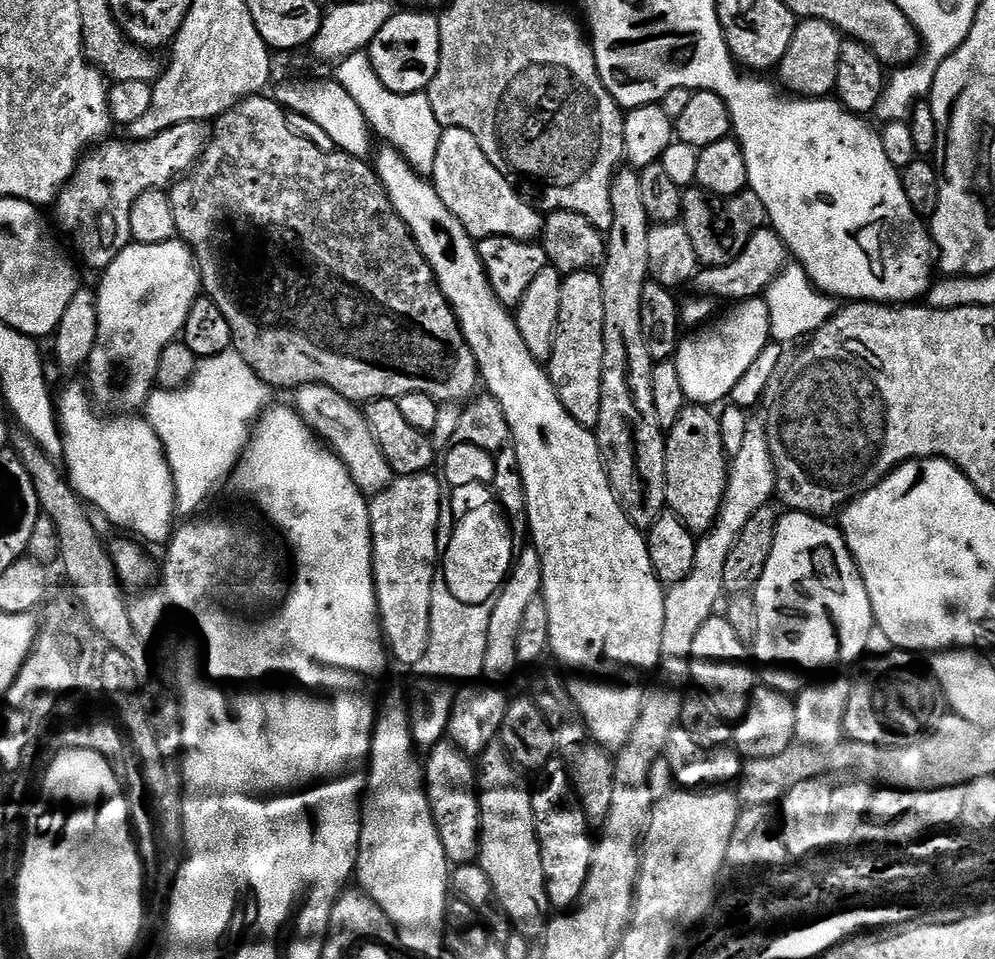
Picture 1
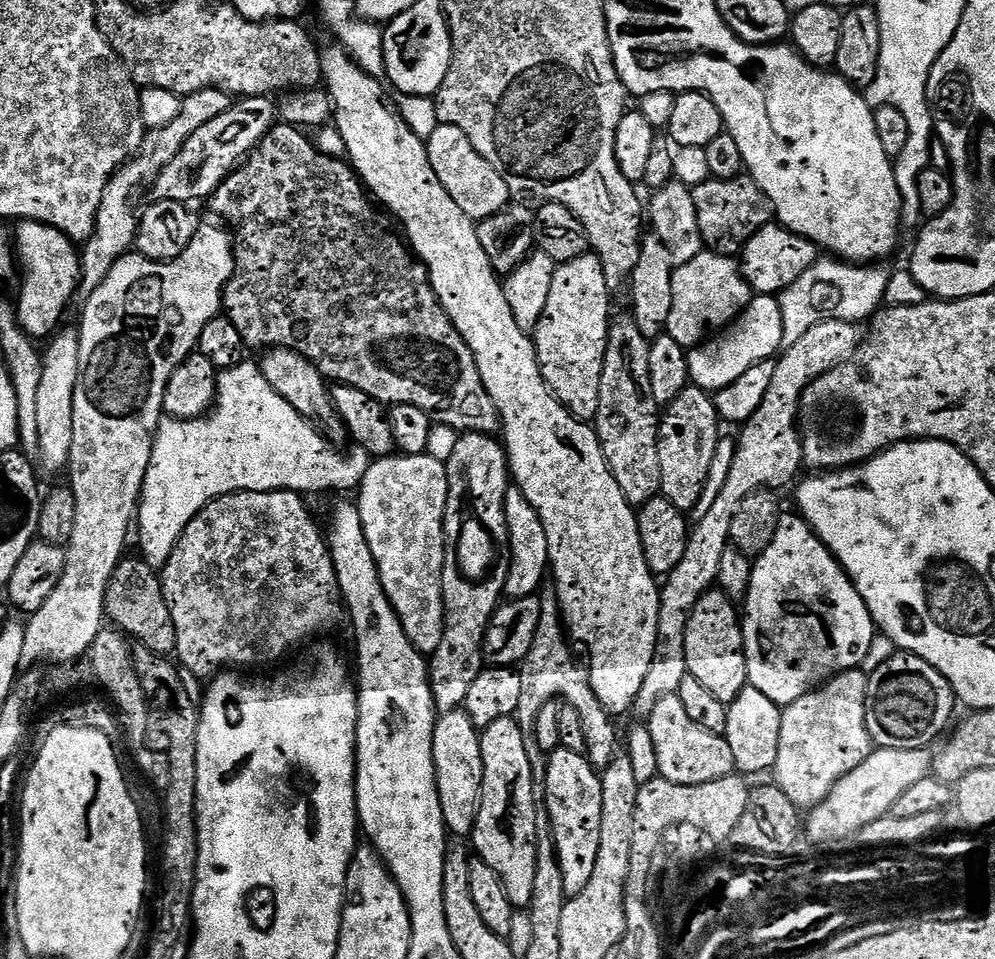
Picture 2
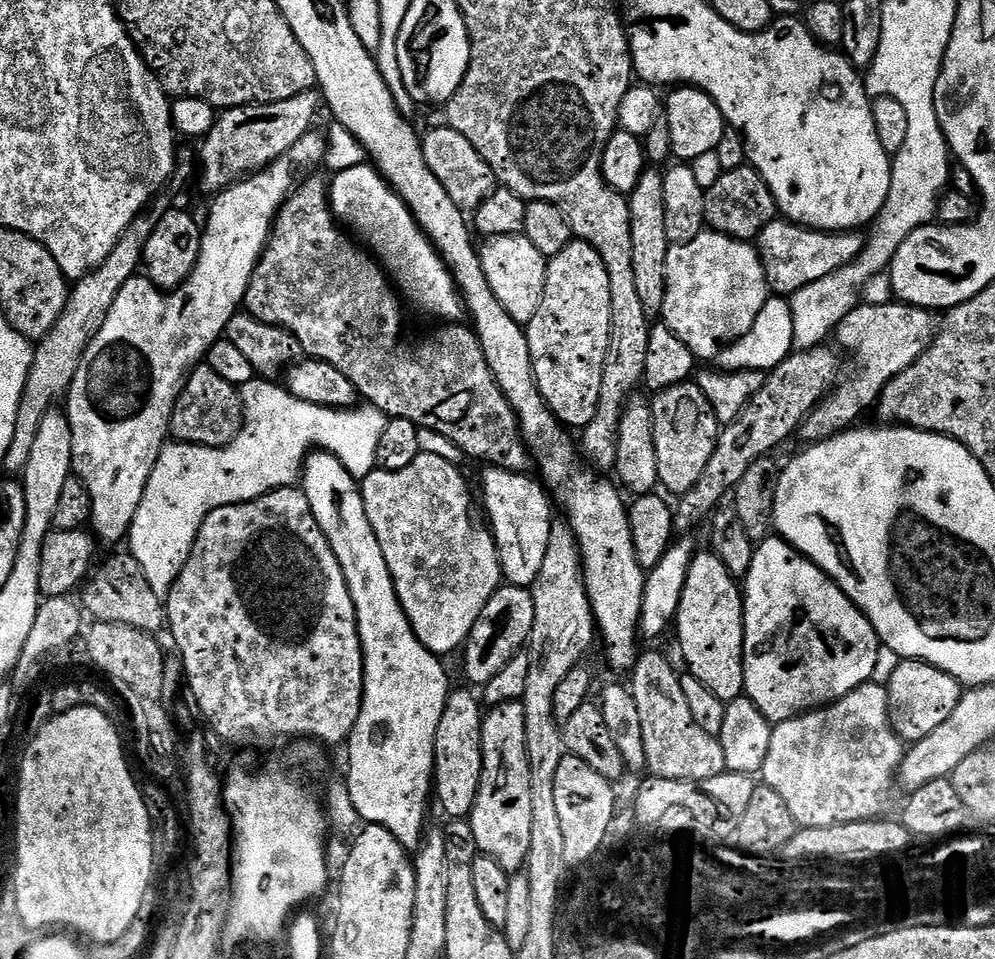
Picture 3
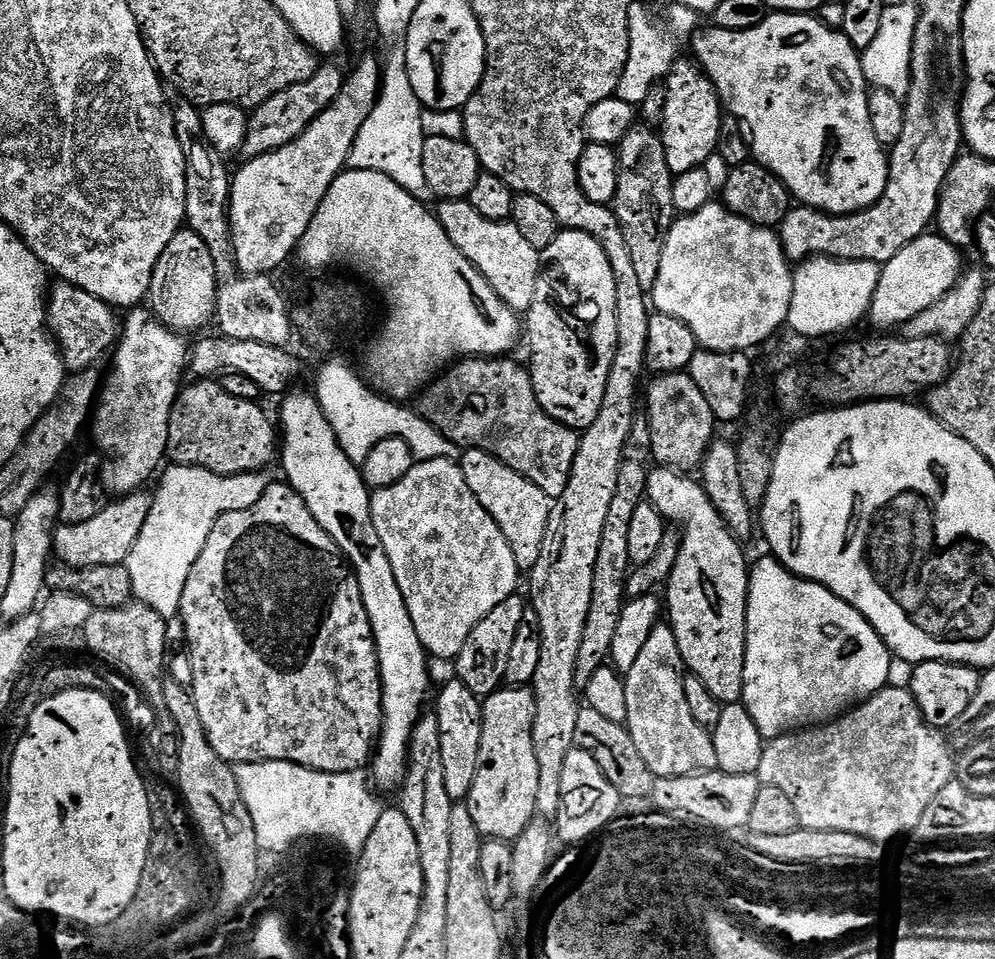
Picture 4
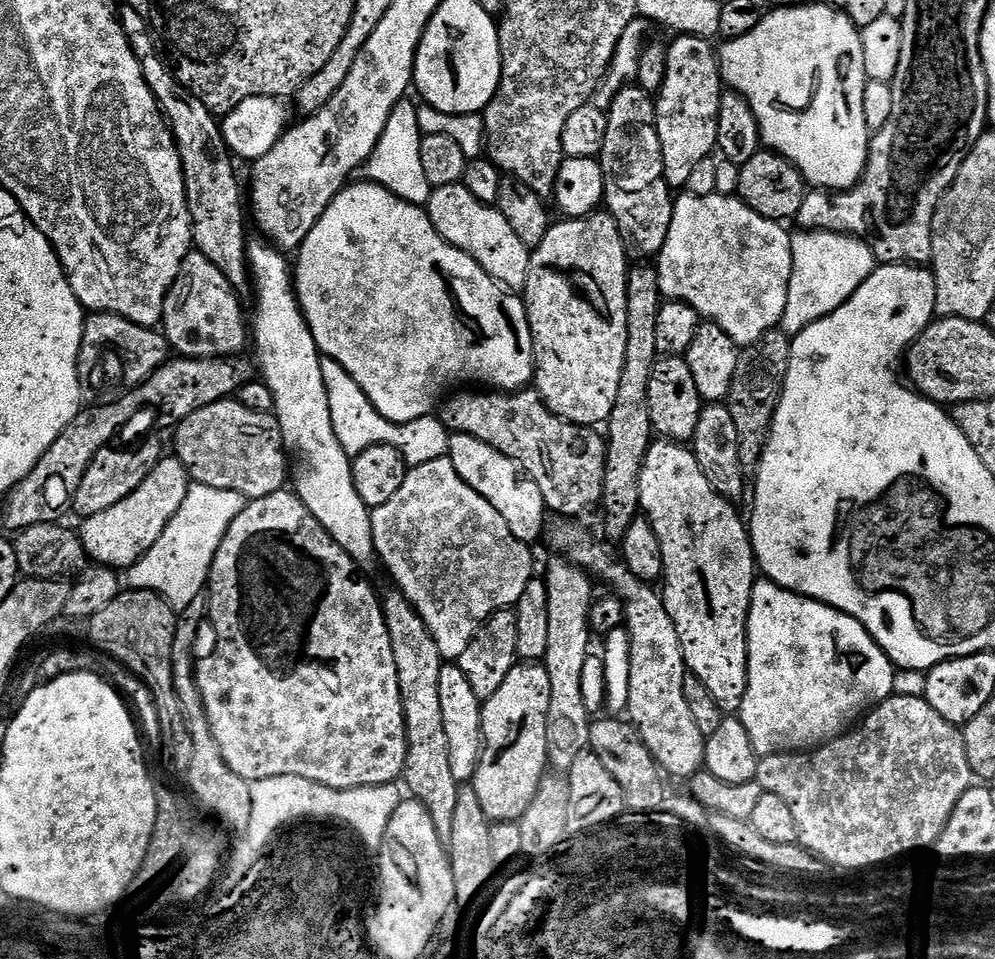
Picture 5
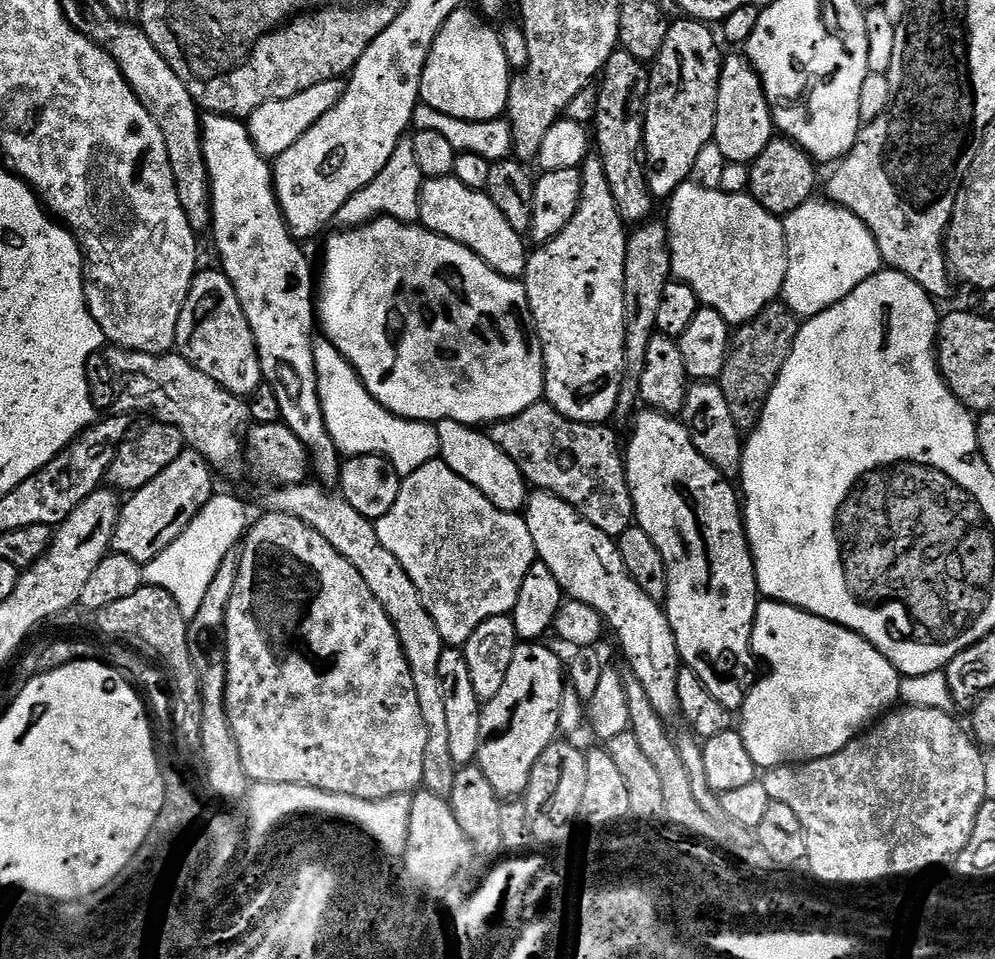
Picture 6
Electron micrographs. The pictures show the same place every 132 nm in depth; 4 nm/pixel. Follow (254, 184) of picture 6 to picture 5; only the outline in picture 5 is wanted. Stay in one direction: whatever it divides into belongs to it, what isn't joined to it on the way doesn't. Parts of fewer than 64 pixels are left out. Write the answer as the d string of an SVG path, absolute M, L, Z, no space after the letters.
M252 242L248 246L248 266L254 288L256 284L256 321L251 321L250 336L254 344L256 340L255 359L258 361L263 383L267 384L270 394L274 394L274 415L280 424L285 449L290 453L290 476L294 484L296 480L294 491L306 506L306 510L310 510L310 514L318 518L318 522L327 530L330 538L338 542L338 546L342 546L342 550L346 550L346 554L350 554L350 558L360 565L361 569L368 570L368 567L372 563L375 565L378 560L372 533L372 514L362 502L362 498L358 498L358 490L354 490L350 453L336 437L332 411L328 405L328 391L320 365L322 353L314 342L314 334L300 308L300 301L296 299L294 272L290 267L289 257L287 260L284 257L287 255L275 246L259 243Z

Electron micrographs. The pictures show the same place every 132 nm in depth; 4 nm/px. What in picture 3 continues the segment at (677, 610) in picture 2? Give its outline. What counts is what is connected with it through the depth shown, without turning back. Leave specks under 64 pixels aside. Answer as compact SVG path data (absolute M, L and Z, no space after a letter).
M889 302L886 304L861 303L836 328L834 340L837 340L848 352L856 355L857 372L843 382L817 404L802 425L805 441L818 444L829 440L838 432L846 432L857 423L864 411L877 403L884 387L902 370L906 370L930 347L936 338L938 320L926 308L915 308L912 304Z

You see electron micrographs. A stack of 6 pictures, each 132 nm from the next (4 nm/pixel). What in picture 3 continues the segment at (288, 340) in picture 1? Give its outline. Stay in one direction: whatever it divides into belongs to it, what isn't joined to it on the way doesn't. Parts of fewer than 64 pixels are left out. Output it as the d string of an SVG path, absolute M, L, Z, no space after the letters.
M312 176L305 184L304 181L297 183L296 187L292 189L292 194L288 197L287 202L281 206L280 212L276 216L276 223L272 226L272 235L268 237L268 247L265 248L264 255L260 257L260 261L257 262L252 281L244 295L243 307L248 315L258 318L267 324L277 324L278 327L285 328L290 334L294 334L294 338L298 338L301 349L311 359L318 360L322 364L334 366L334 370L346 374L346 378L350 378L350 382L355 386L357 393L363 399L365 396L369 400L365 401L377 413L385 412L385 417L409 420L414 422L417 428L421 430L437 432L446 438L450 438L454 442L454 446L458 446L464 451L465 457L472 459L473 456L476 460L485 460L483 462L485 465L505 468L507 472L527 473L529 471L528 460L530 464L530 449L525 444L524 437L520 434L520 420L514 414L508 399L502 394L502 390L486 362L486 354L482 350L480 339L476 337L475 331L471 327L459 328L461 326L459 323L452 322L447 326L440 326L440 329L429 340L424 340L421 344L408 348L407 342L400 340L400 327L404 324L404 316L400 313L402 300L398 295L397 289L394 287L388 273L374 259L372 253L361 247L343 227L338 226L338 221L332 214L332 205L328 203L328 190L329 185L326 180L323 180L320 176Z

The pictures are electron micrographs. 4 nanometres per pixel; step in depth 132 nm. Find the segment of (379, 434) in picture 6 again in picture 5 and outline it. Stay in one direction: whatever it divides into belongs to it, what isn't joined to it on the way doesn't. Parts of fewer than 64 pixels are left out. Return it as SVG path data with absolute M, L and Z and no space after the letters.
M324 358L321 359L322 374L328 391L328 405L332 411L332 421L336 437L344 445L344 449L350 454L361 452L364 448L378 446L379 444L392 444L404 456L404 461L410 466L434 462L434 458L442 458L448 455L450 446L450 433L448 427L442 423L439 415L423 416L409 424L395 424L390 422L366 398L366 394L338 366L338 362Z

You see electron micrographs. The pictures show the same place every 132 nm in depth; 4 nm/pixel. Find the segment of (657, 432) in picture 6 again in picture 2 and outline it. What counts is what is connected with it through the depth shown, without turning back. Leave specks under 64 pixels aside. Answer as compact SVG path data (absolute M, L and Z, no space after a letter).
M707 592L694 606L690 622L686 626L686 666L688 674L698 678L714 698L723 704L731 704L748 684L748 671L744 657L744 629L737 605L724 592Z

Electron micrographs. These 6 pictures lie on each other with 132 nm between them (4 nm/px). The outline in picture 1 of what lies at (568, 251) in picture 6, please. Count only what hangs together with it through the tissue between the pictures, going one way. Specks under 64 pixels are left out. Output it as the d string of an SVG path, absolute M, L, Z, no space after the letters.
M599 271L569 272L562 282L562 310L556 327L556 337L552 343L552 356L546 361L548 377L552 379L554 390L566 406L570 418L574 418L583 428L595 429L602 410L602 370L604 369L604 335L602 334L602 282Z

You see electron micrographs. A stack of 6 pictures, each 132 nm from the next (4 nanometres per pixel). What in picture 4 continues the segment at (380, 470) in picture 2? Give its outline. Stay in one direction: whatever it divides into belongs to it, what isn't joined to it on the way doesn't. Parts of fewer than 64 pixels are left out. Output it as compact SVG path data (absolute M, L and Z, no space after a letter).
M455 460L413 463L410 474L406 474L402 482L375 489L371 498L374 530L378 530L378 538L382 538L386 558L390 558L394 578L398 578L398 590L402 590L402 598L406 598L406 610L410 610L414 630L418 630L425 653L436 655L440 660L455 661L474 626L478 626L494 606L517 595L516 583L522 576L522 569L516 565L506 534L502 534L498 522L490 518L486 506L474 498L474 490L466 486L466 478Z

